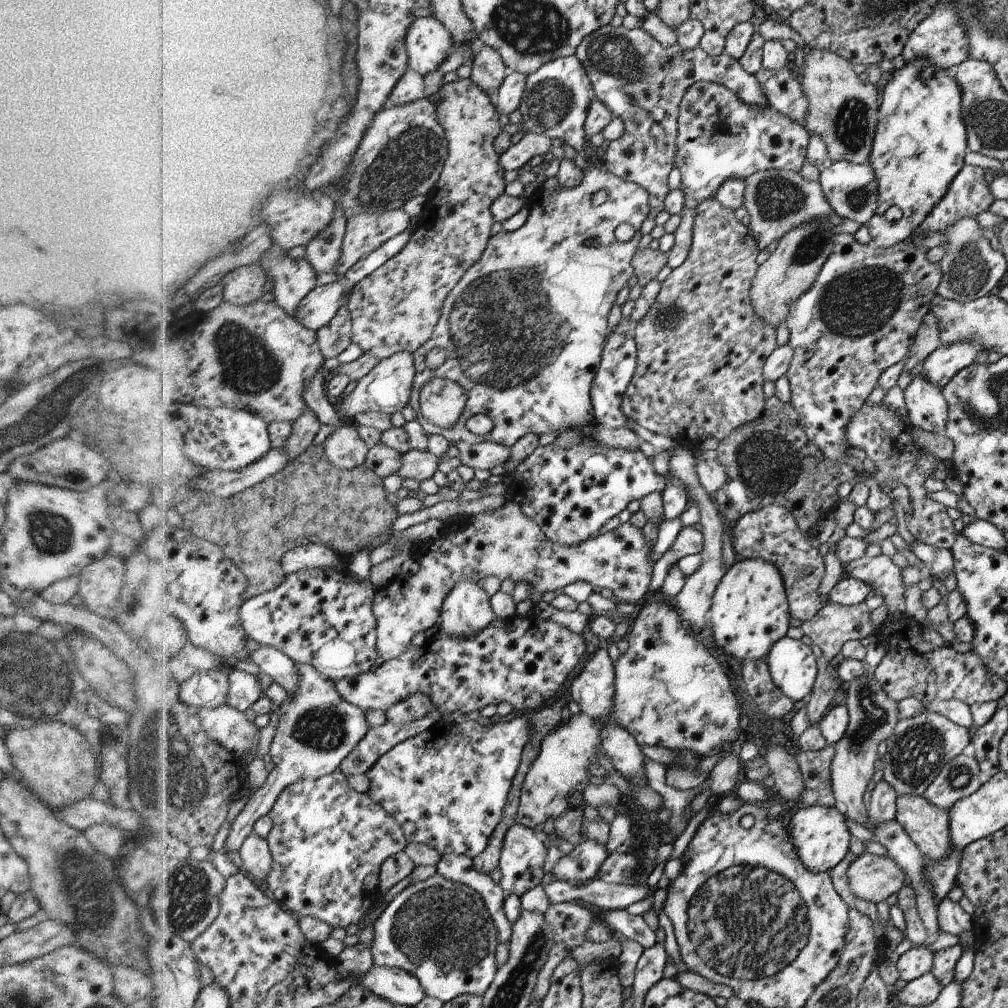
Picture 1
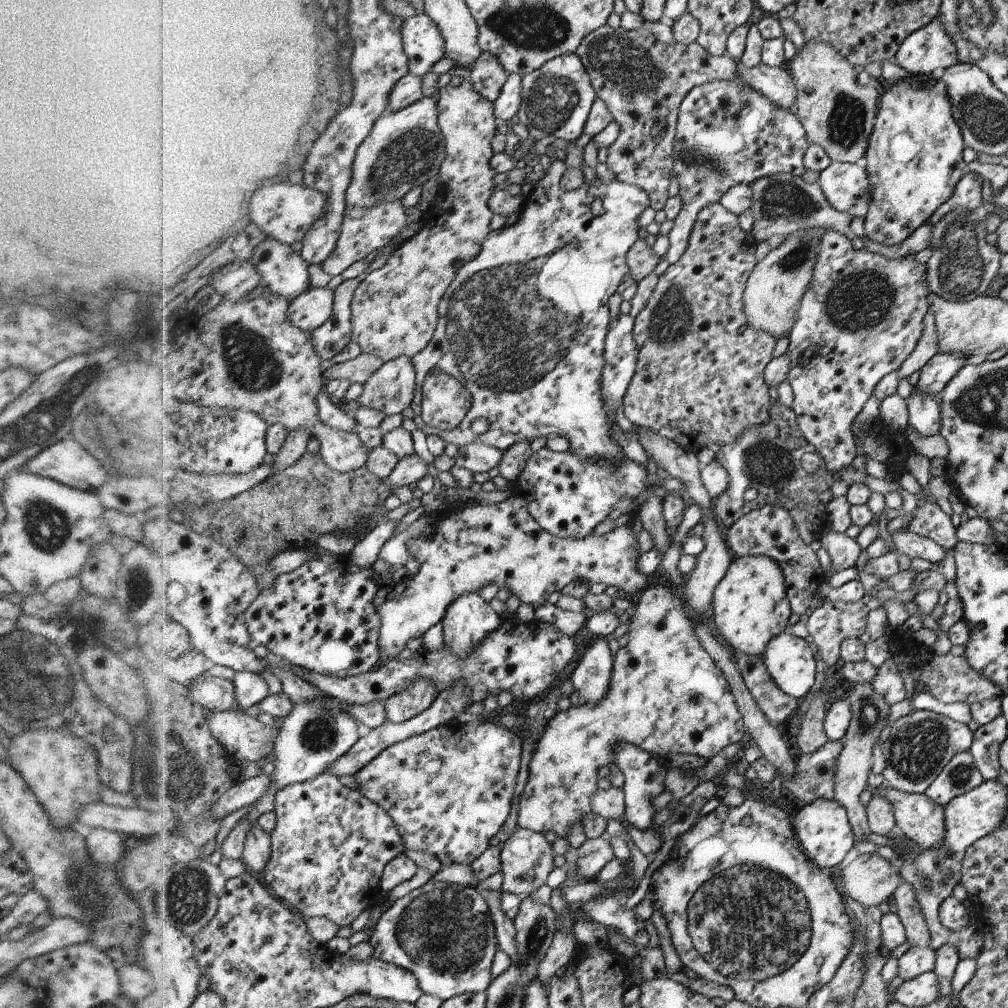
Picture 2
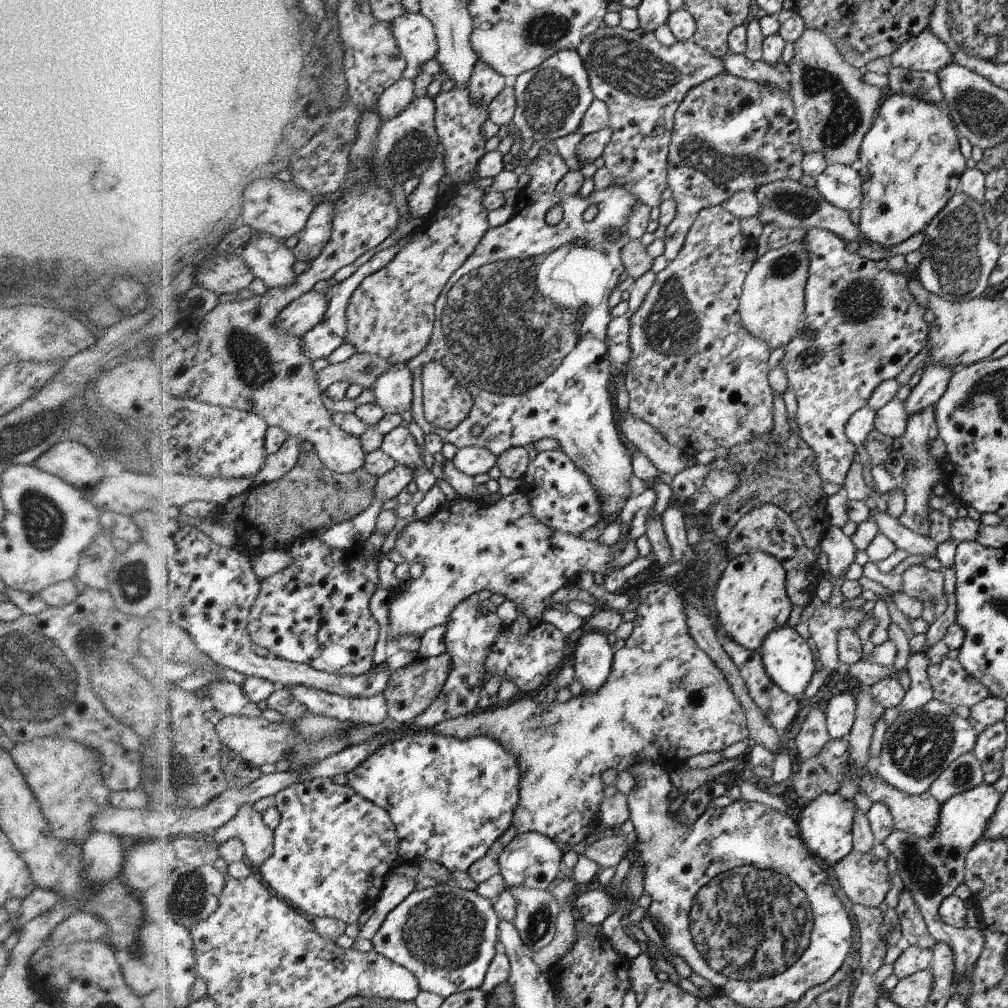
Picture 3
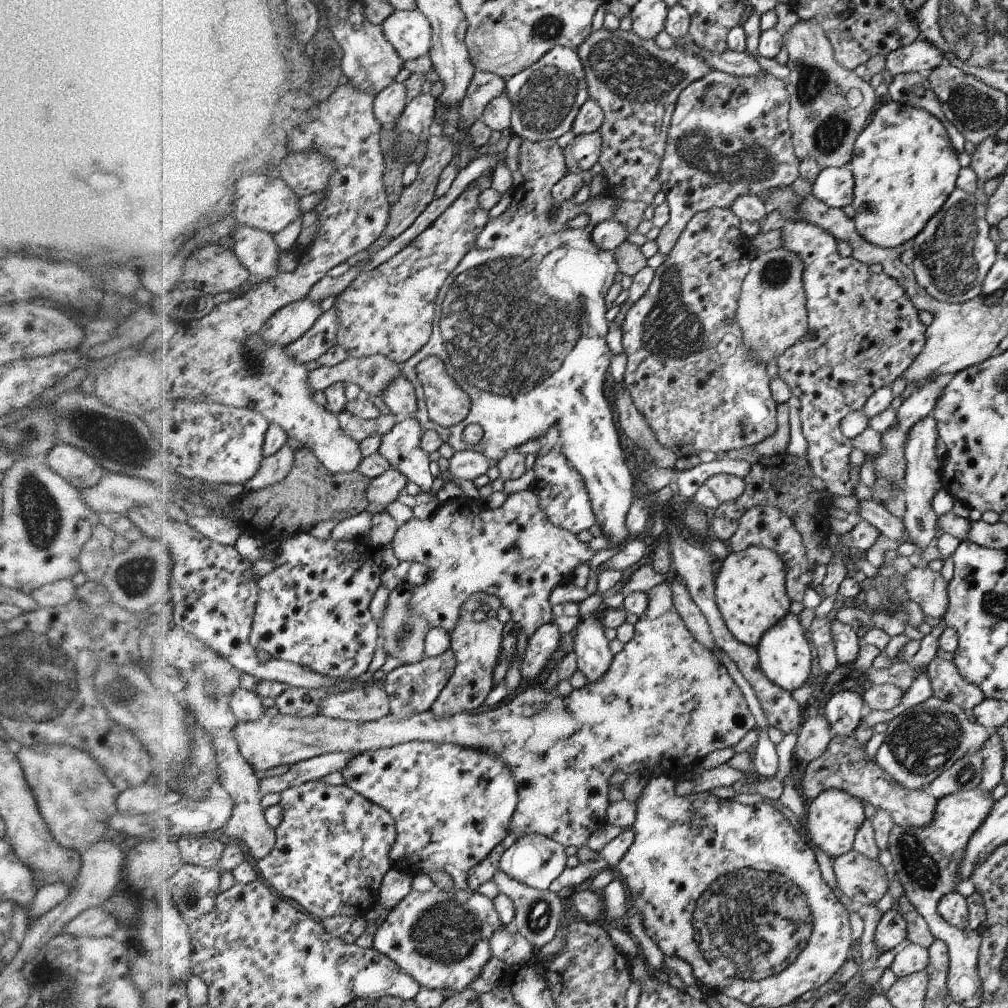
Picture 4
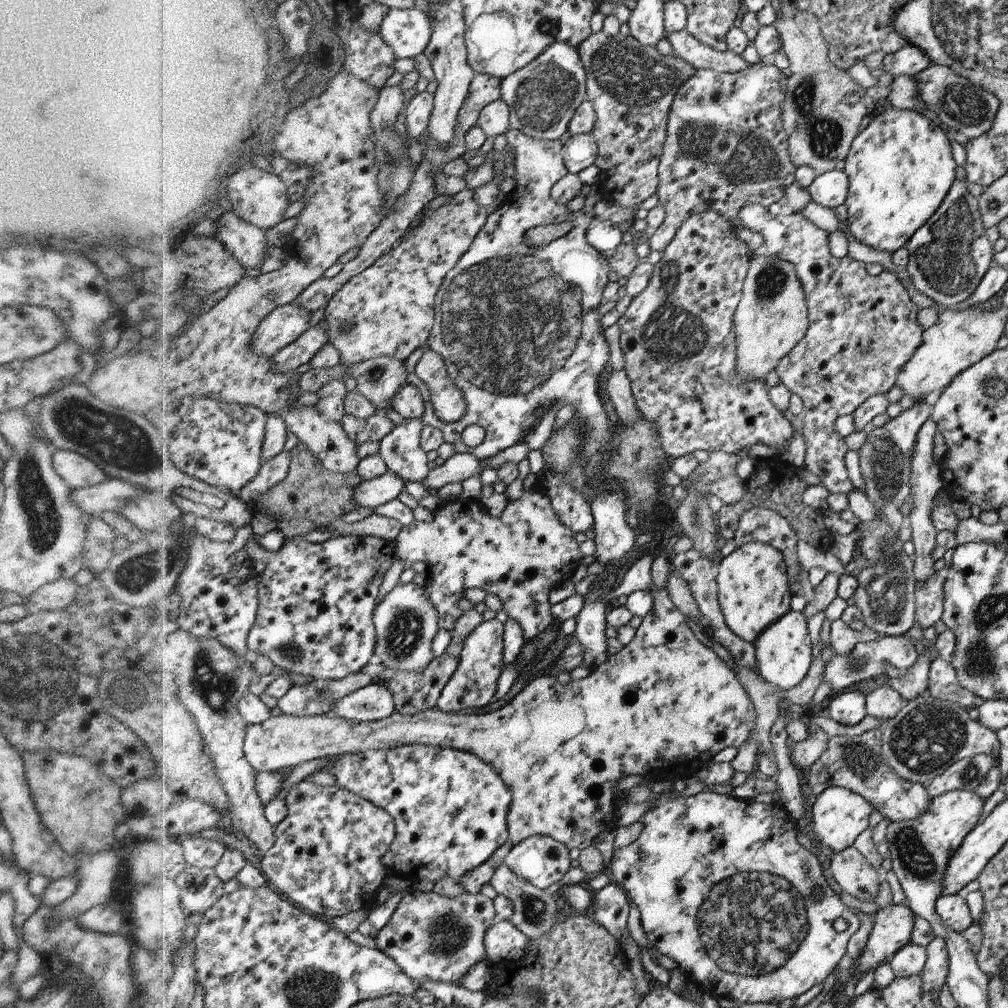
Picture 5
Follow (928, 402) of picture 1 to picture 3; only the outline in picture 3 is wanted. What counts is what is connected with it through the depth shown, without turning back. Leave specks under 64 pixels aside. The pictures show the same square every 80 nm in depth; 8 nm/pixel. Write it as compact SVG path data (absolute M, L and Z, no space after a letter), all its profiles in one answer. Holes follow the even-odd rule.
M927 408L921 413L910 416L904 434L896 437L893 443L907 460L907 467L902 474L903 476L899 479L899 485L905 496L905 511L899 517L899 521L912 532L925 537L930 536L931 530L929 516L932 509L928 502L930 502L930 496L933 496L932 488L942 480L941 470L938 468L936 459L933 458L930 450L933 440L939 436L933 408Z

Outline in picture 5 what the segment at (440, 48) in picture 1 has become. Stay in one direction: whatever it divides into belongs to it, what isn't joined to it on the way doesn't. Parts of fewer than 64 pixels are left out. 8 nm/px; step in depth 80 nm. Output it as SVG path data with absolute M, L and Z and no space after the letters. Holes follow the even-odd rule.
M415 7L391 9L382 23L381 35L399 58L413 58L429 46L431 22L428 14Z

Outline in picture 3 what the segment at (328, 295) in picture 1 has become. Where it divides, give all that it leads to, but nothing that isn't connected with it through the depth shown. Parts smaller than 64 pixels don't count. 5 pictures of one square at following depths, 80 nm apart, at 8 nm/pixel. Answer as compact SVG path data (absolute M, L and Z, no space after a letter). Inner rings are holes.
M314 289L282 311L277 318L276 327L299 337L306 336L326 318L330 305L326 296Z

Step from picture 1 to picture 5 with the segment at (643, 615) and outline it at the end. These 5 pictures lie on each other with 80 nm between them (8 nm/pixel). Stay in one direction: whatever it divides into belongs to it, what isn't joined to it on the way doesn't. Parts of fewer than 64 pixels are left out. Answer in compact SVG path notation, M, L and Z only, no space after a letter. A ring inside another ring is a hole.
M667 589L655 591L653 594L653 605L650 612L643 616L643 621L637 628L635 636L630 643L624 645L623 648L616 654L610 655L603 663L594 666L590 669L588 676L583 679L571 680L567 684L558 684L557 677L554 674L540 675L530 683L528 683L509 703L501 709L498 709L489 714L464 714L464 712L449 713L444 712L437 706L429 708L411 715L403 712L396 712L390 718L378 722L360 722L357 720L350 720L346 717L338 715L318 715L318 716L296 716L296 715L279 715L268 719L265 723L249 725L247 728L247 743L245 751L248 760L254 765L254 768L259 771L277 771L282 768L295 768L303 765L308 761L316 759L323 759L327 757L341 757L342 755L351 755L356 753L366 753L371 750L391 749L401 747L404 745L430 745L440 747L443 749L458 749L472 755L480 757L486 764L492 764L493 768L500 773L501 779L512 789L512 804L509 808L508 814L508 829L509 838L513 845L520 844L523 840L530 838L532 835L548 835L554 837L554 840L561 841L569 847L579 848L584 850L592 845L594 838L598 838L602 833L608 833L610 830L618 827L617 811L618 806L623 803L619 799L617 793L618 783L621 783L625 776L644 776L650 772L656 772L662 768L662 764L666 764L666 774L670 776L674 772L674 768L686 768L688 774L693 774L694 770L706 769L706 762L712 762L712 758L724 750L726 746L740 746L752 732L754 722L756 720L755 706L752 706L751 698L748 698L748 693L744 690L744 685L741 683L735 672L712 651L710 646L704 644L693 629L691 629L686 622L687 618L684 613L673 603L669 596Z

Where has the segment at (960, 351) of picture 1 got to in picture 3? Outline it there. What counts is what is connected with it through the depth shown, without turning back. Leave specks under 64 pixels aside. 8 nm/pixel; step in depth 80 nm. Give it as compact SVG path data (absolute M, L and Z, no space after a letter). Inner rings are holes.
M932 364L926 366L923 371L921 381L911 389L908 399L903 401L908 418L934 407L945 393L950 377L955 372L954 368Z

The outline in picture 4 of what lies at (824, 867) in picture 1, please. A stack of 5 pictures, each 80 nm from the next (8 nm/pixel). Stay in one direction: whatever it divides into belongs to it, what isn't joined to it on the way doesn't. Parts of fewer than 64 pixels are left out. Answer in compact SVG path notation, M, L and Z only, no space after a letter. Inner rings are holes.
M826 789L808 806L807 825L813 843L832 859L850 852L857 832L867 820L862 800L842 789Z

